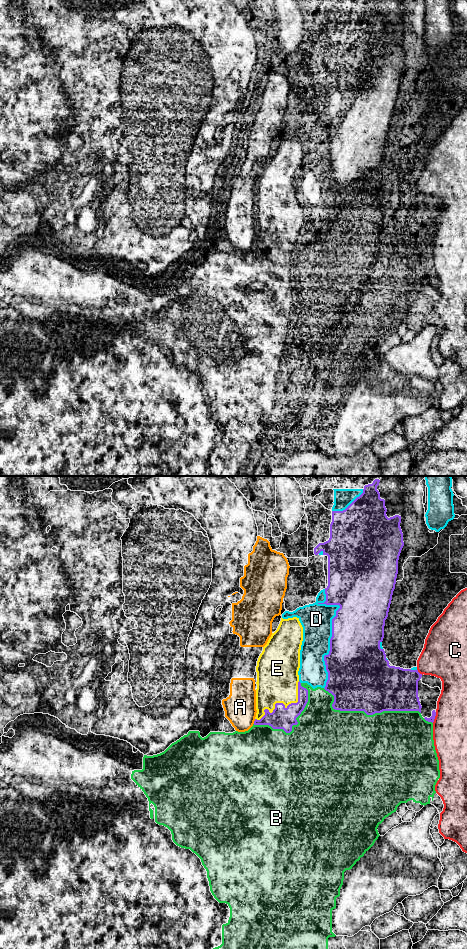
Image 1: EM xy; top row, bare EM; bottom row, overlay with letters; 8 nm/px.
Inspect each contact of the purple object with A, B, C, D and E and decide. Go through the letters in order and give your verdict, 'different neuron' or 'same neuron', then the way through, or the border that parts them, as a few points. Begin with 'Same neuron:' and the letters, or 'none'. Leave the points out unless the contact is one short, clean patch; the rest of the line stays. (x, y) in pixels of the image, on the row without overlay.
Same neuron: none
A: different neuron
B: different neuron
C: different neuron
D: different neuron
E: different neuron

